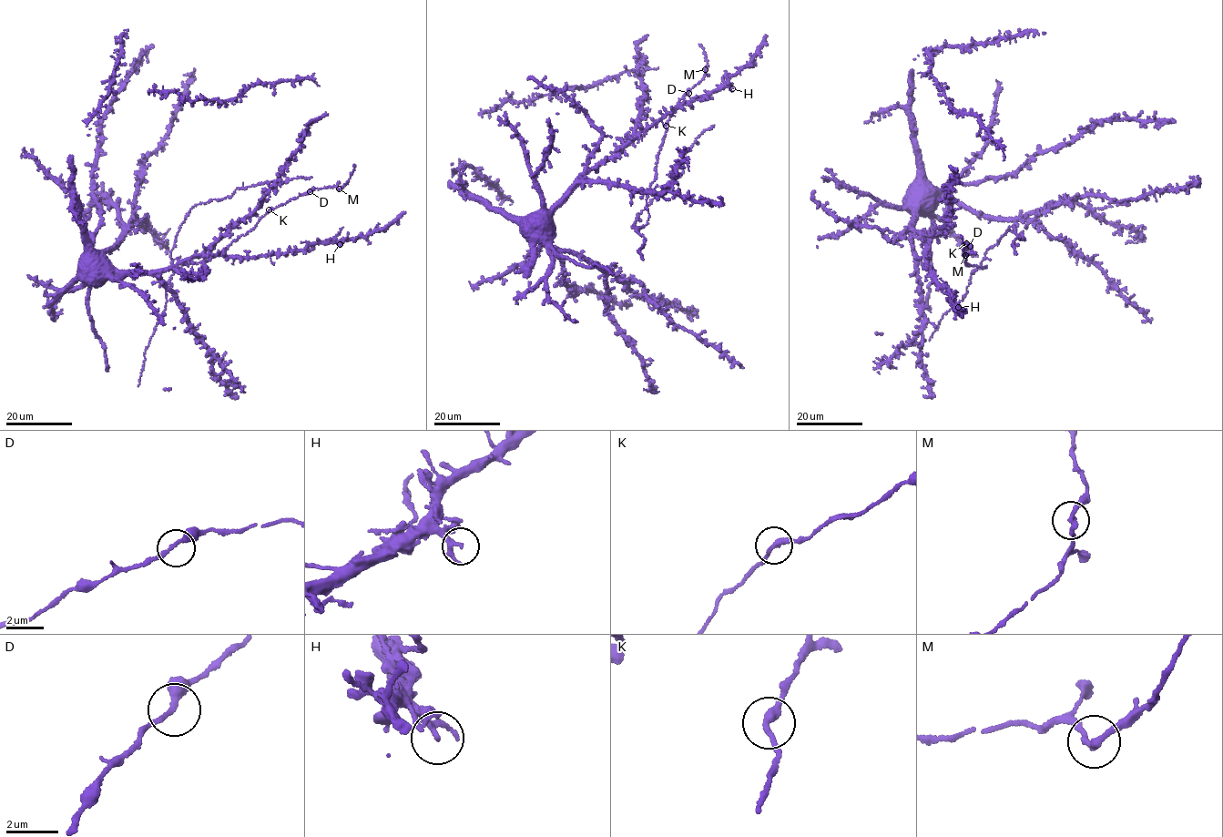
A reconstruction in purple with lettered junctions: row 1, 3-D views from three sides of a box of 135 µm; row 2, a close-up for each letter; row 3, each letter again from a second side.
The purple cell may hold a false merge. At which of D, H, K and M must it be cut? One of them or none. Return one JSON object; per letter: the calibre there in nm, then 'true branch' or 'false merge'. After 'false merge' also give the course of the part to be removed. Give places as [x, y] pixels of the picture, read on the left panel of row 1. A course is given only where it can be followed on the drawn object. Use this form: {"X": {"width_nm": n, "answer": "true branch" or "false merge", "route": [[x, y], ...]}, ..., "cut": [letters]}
{"D": {"width_nm": 200, "answer": "true branch"}, "H": {"width_nm": 200, "answer": "true branch"}, "K": {"width_nm": 280, "answer": "true branch"}, "M": {"width_nm": 220, "answer": "true branch"}, "cut": []}

